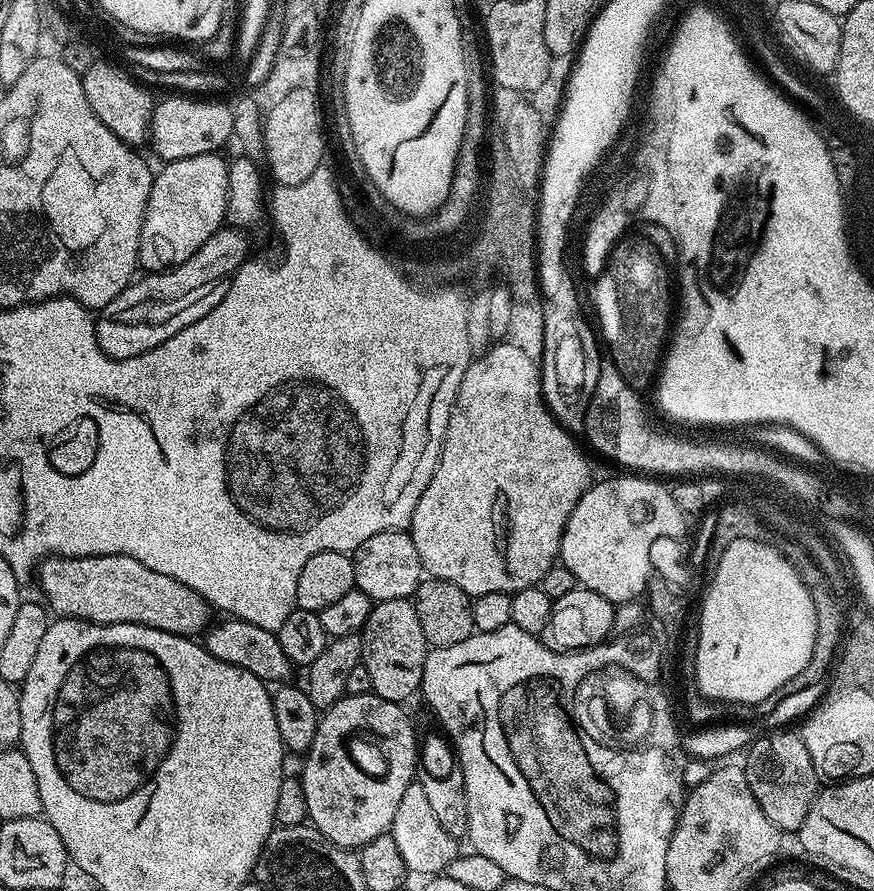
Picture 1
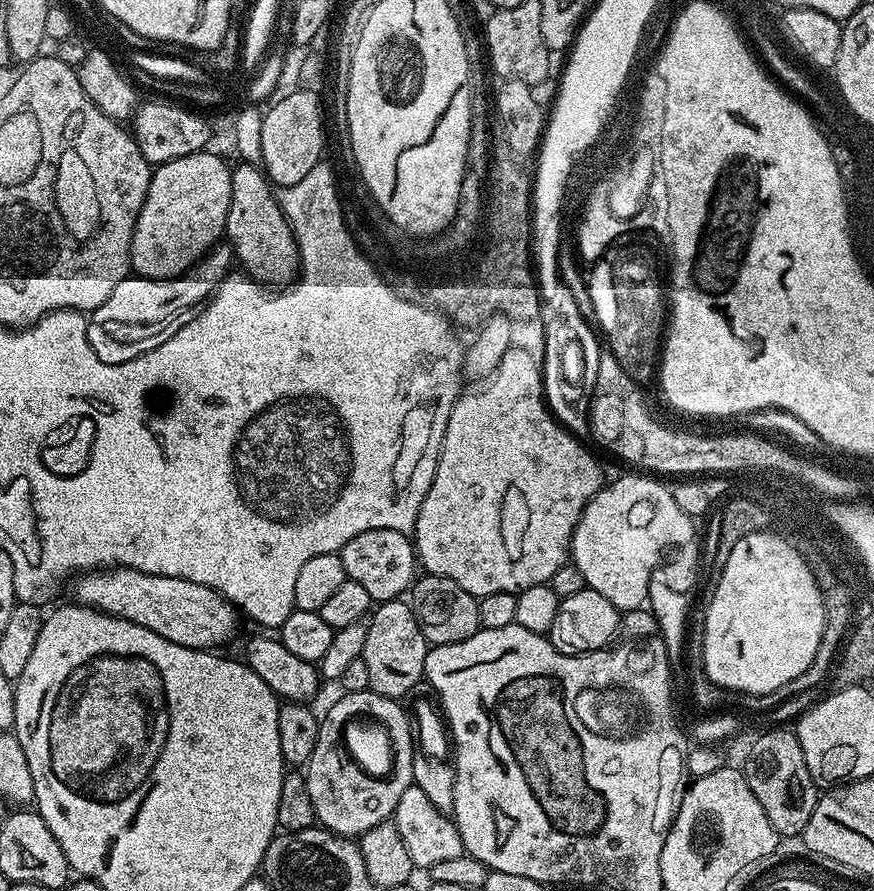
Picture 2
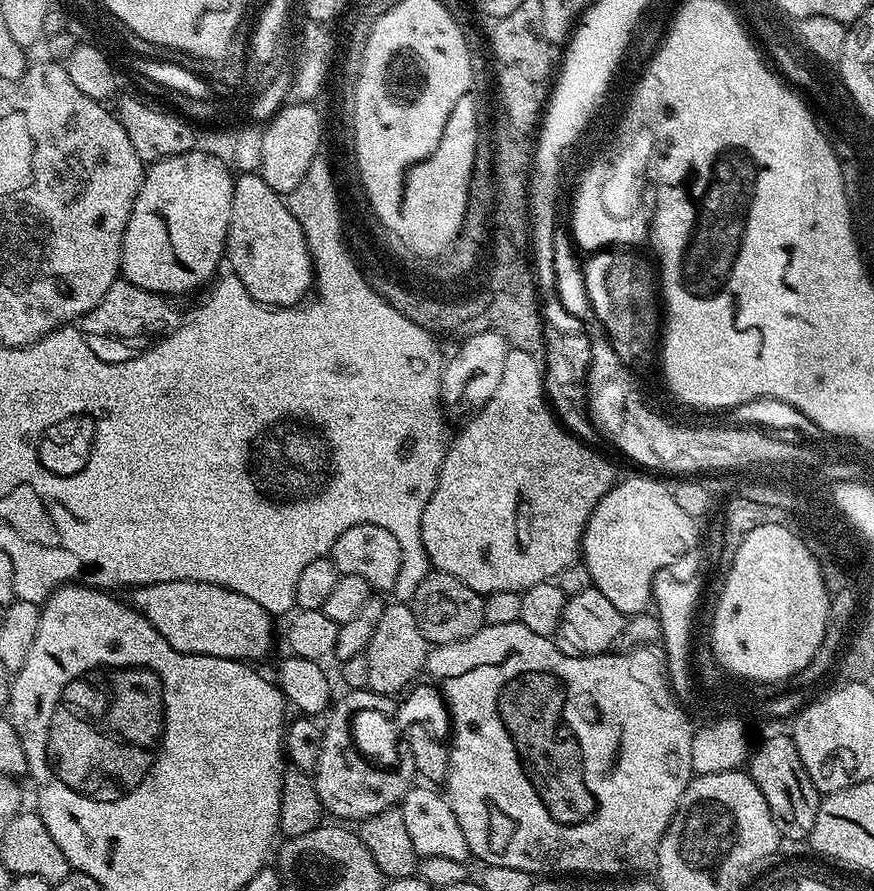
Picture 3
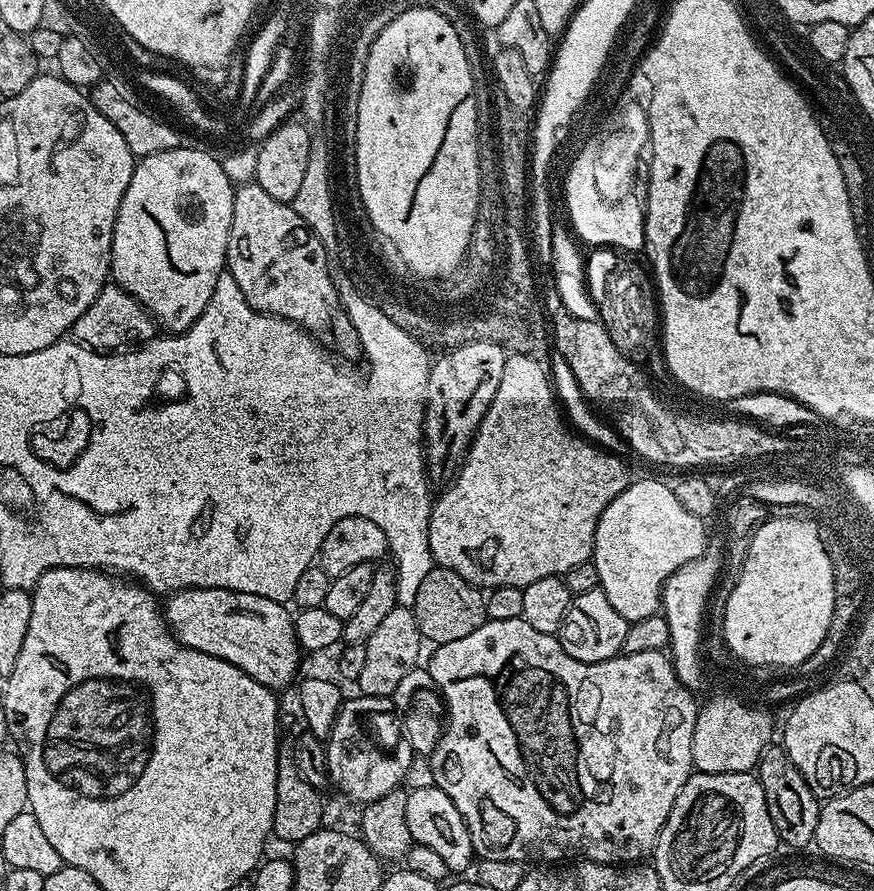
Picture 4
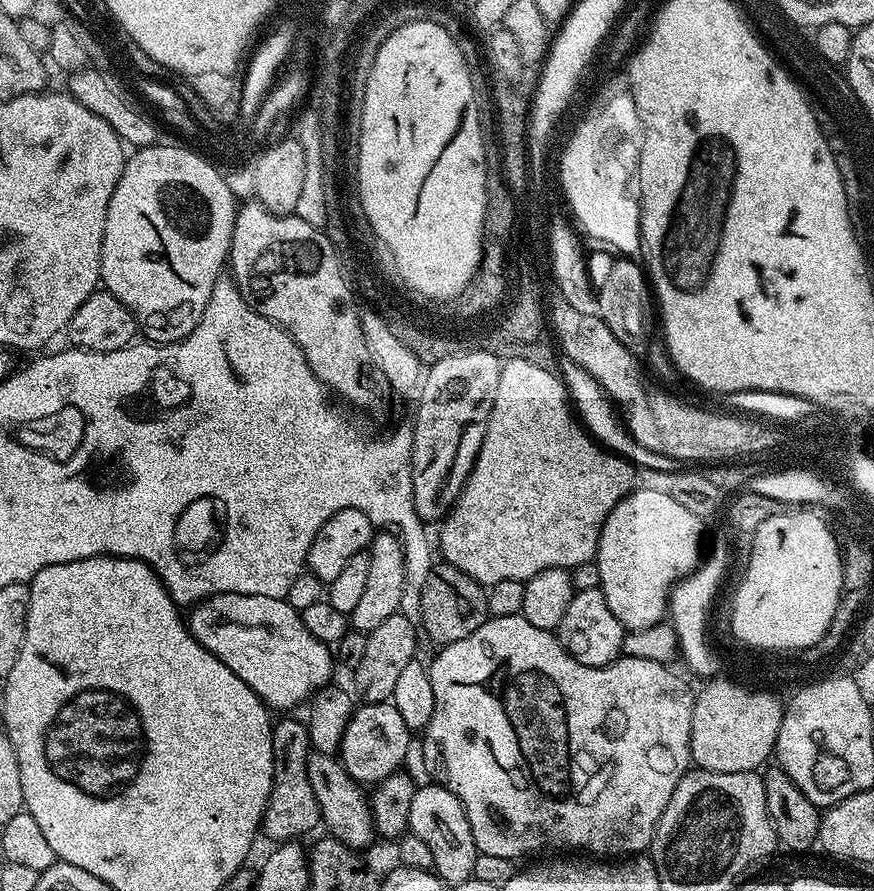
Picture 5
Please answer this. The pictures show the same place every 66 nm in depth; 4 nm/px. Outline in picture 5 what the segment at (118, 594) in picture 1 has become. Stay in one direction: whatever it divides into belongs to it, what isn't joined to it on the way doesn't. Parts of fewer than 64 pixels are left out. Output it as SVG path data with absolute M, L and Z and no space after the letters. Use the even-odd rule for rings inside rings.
M223 592L199 601L191 612L186 623L195 640L230 666L269 709L303 705L331 681L333 649L306 630L300 613L289 606L287 599Z

